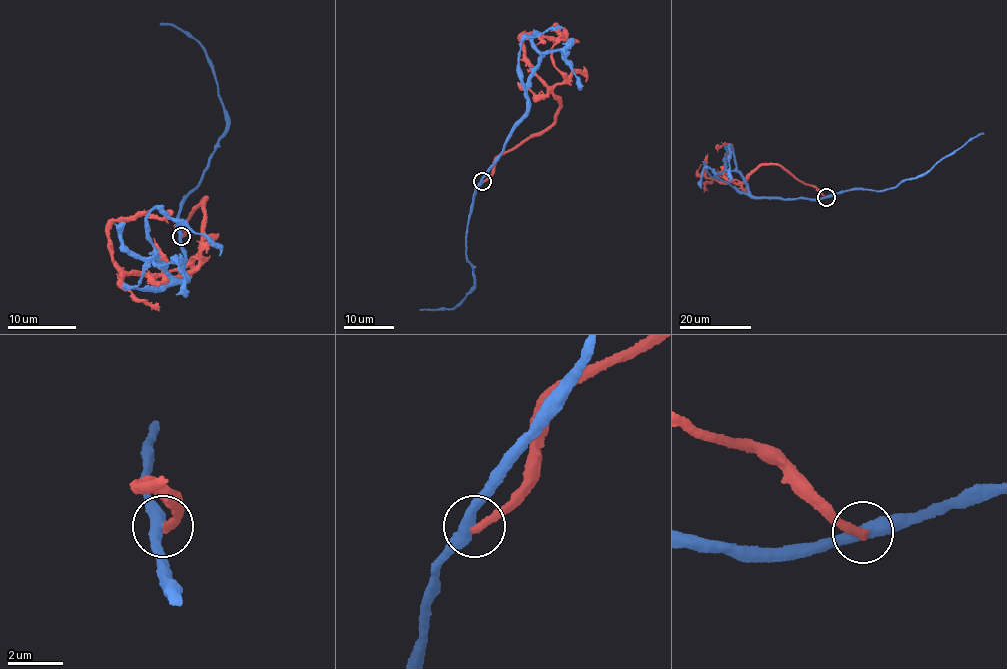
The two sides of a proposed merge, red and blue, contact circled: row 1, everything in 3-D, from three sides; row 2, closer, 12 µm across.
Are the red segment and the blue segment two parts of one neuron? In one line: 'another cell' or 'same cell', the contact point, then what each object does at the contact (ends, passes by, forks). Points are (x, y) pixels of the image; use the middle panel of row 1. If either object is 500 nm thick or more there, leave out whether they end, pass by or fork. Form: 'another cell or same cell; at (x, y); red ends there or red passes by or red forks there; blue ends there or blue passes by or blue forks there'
another cell; at (482, 181); red ends there; blue passes by

